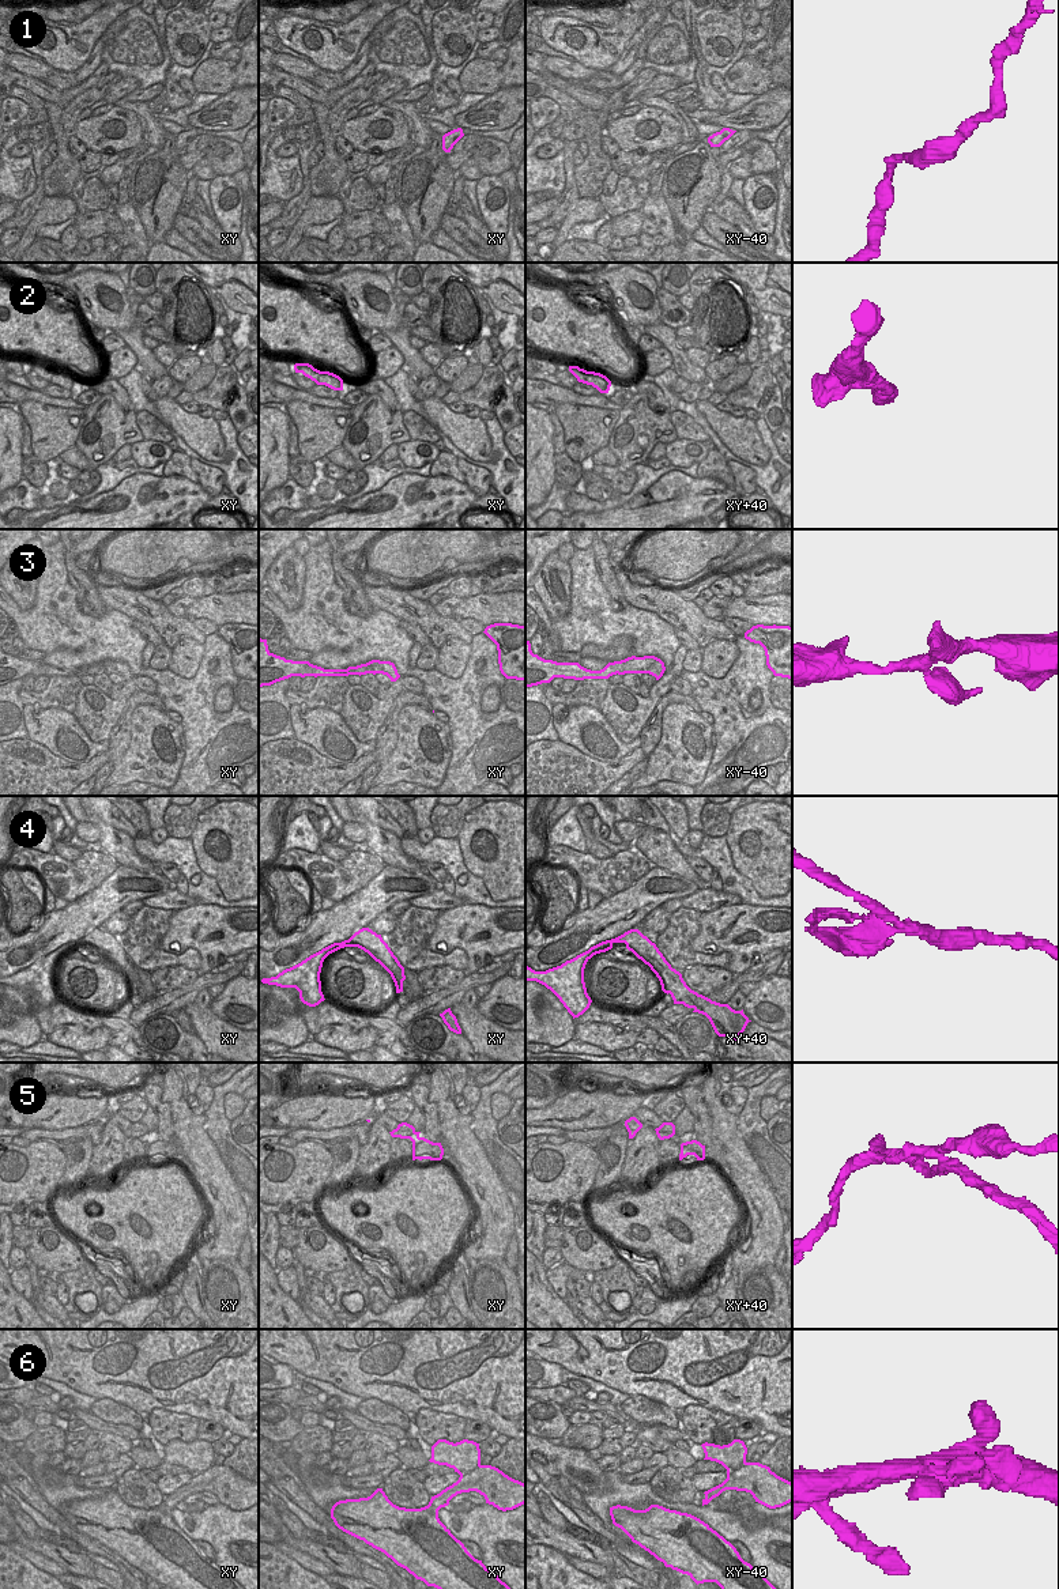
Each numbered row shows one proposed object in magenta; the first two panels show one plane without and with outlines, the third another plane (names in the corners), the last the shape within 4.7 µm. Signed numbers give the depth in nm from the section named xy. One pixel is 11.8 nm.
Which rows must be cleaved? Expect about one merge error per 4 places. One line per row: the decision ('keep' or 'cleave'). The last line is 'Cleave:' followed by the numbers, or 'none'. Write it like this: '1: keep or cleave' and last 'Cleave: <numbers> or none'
1: keep
2: keep
3: keep
4: keep
5: cleave
6: keep
Cleave: 5

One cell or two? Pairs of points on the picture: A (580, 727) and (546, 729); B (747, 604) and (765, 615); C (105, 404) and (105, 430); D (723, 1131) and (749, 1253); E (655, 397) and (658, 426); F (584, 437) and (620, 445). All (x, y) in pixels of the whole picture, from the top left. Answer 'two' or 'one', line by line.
A: two
B: one
C: one
D: one
E: two
F: two

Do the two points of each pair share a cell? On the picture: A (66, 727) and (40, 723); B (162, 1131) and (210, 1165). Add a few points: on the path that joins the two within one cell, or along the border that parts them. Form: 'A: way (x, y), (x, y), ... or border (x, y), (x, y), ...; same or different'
A: way (59, 727), (46, 727); same
B: border (170, 1110), (173, 1136), (185, 1161), (183, 1165); different

